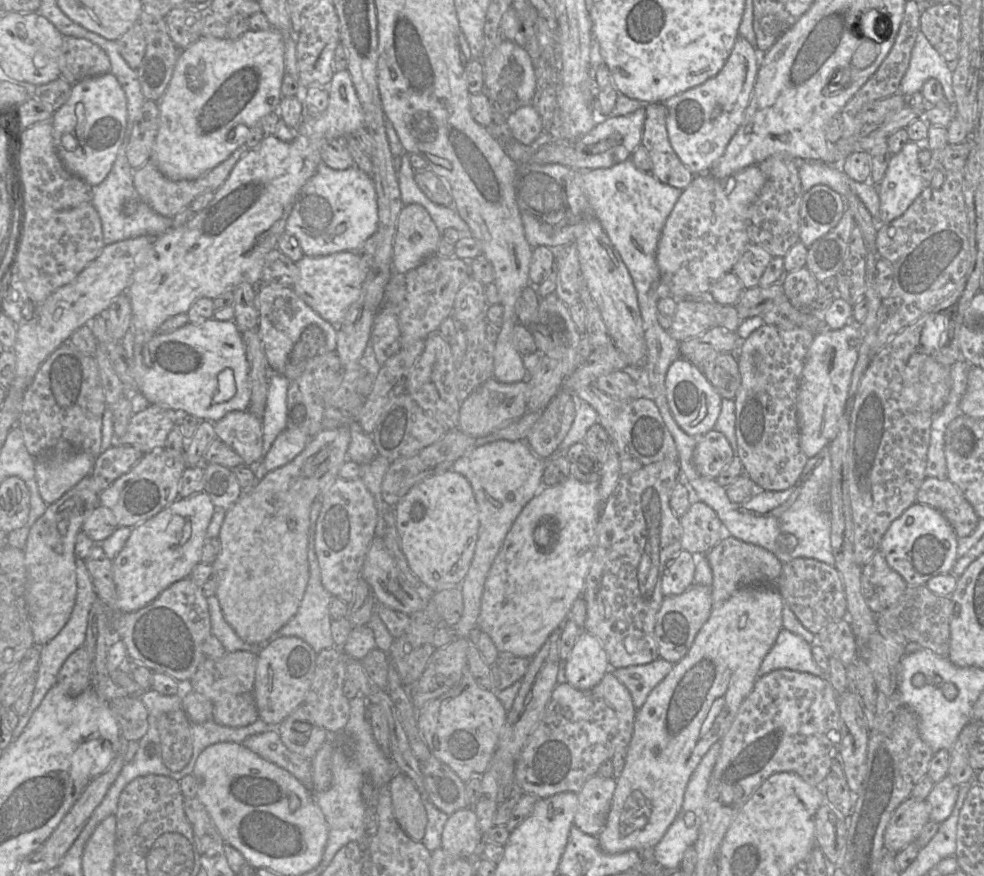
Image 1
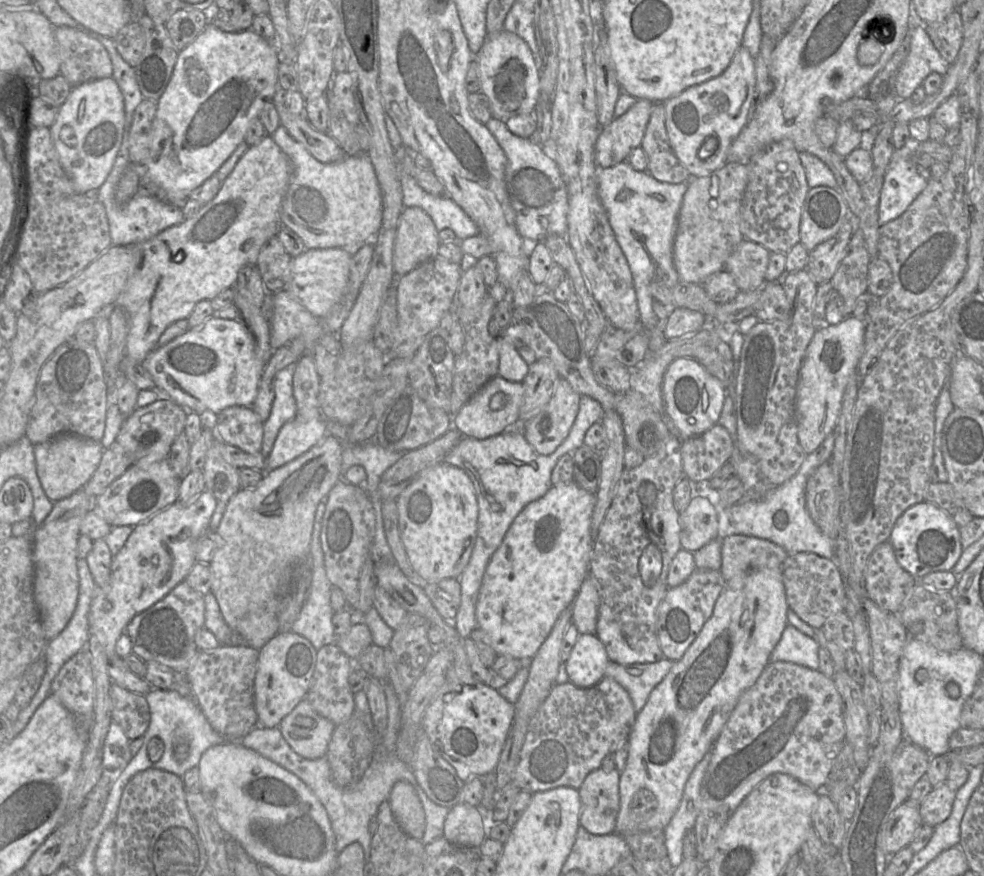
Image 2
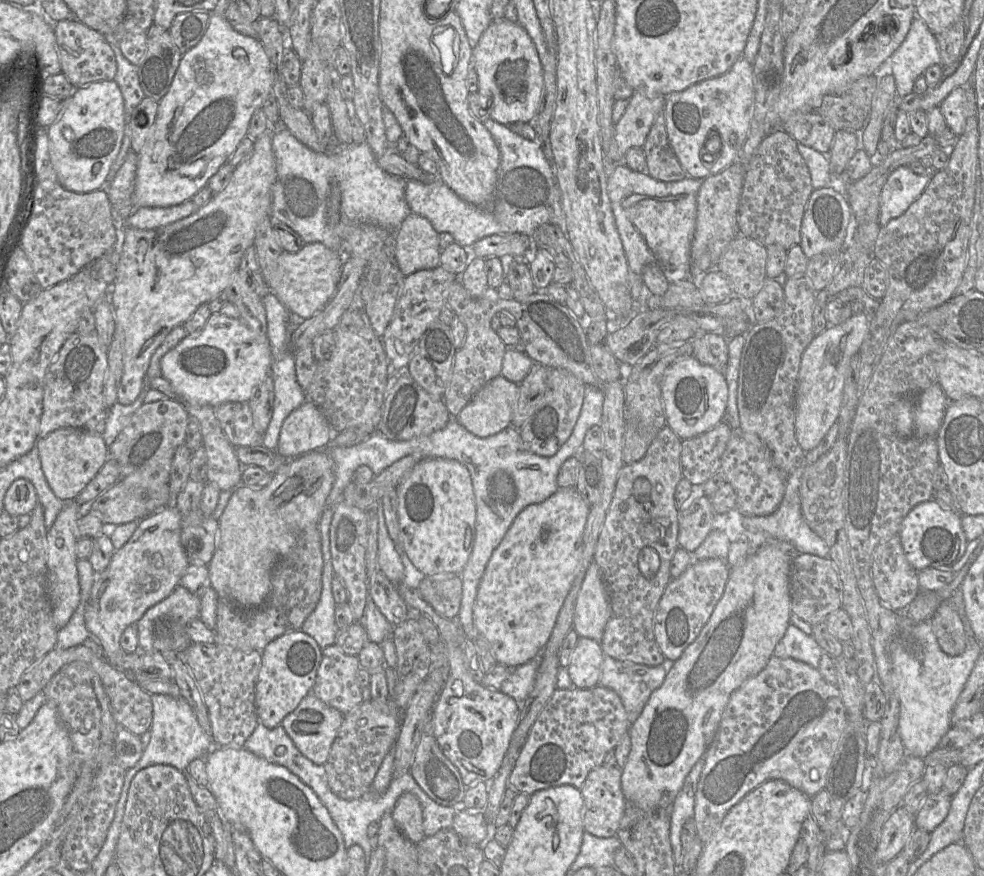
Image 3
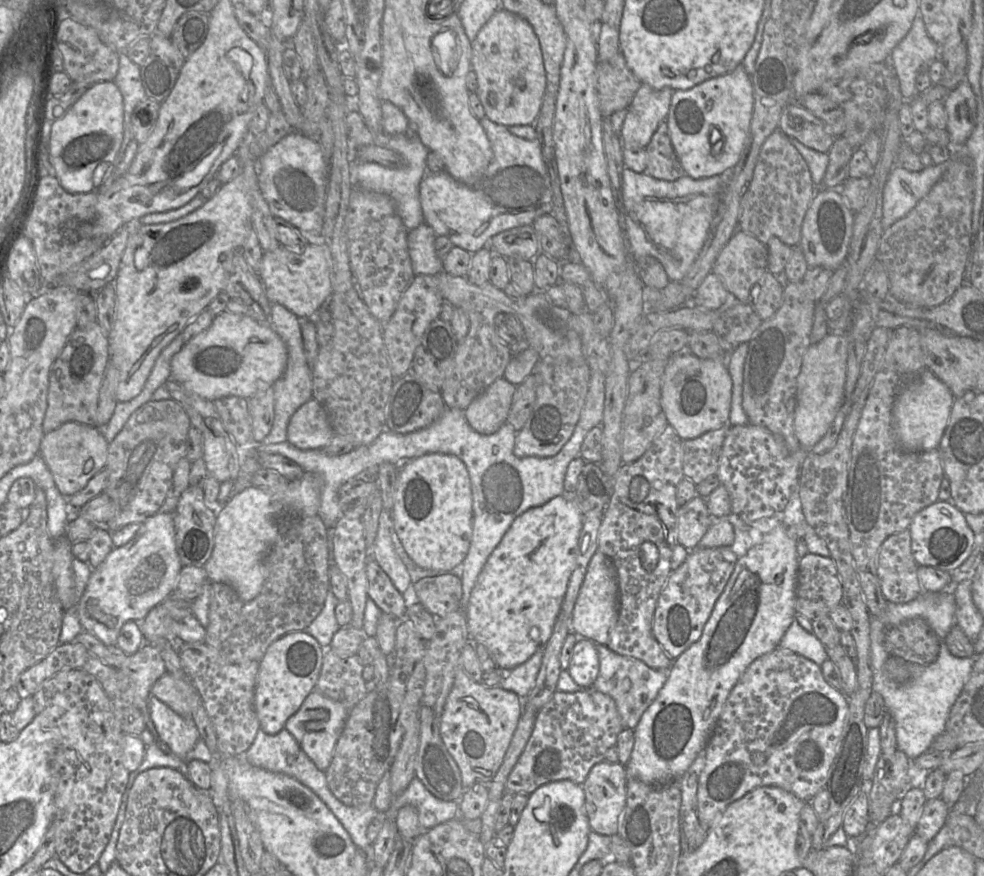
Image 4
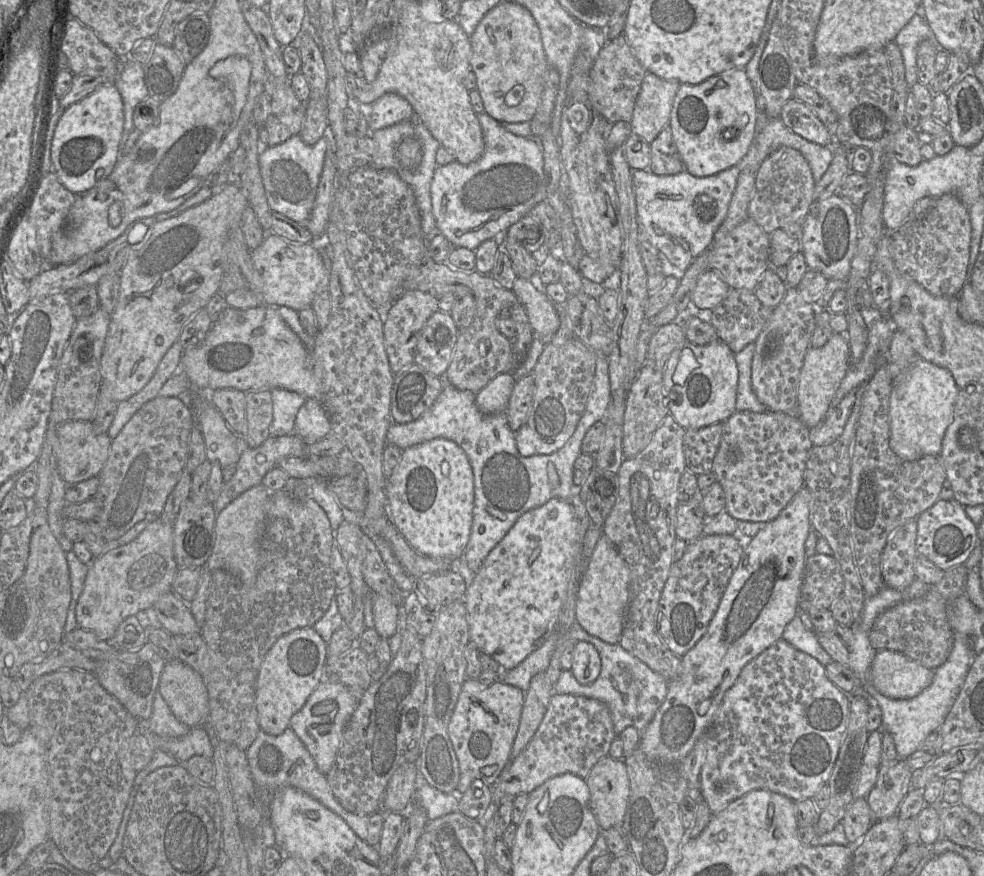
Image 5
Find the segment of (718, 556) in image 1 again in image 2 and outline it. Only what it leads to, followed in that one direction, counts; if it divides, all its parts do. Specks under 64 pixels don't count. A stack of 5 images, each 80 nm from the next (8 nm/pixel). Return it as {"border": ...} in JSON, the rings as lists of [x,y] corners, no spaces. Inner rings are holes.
{"border":[[[740,534],[730,535],[721,539],[721,558],[722,563],[720,572],[725,582],[728,582],[735,576],[745,573],[753,568],[763,567],[768,562],[768,558],[776,556],[781,563],[788,557],[788,553],[783,547],[774,544],[768,540],[745,536]]]}

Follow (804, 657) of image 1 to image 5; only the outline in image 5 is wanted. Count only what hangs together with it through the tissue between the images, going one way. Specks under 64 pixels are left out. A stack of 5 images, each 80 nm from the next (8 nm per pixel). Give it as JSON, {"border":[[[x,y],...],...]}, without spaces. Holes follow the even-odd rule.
{"border":[[[798,614],[785,627],[782,639],[796,649],[812,656],[823,666],[834,661],[820,645],[815,631],[807,629]]]}

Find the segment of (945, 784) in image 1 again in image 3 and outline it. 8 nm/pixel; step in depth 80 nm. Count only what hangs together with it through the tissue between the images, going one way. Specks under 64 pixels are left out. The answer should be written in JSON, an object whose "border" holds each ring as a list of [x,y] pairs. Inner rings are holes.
{"border":[[[944,788],[939,793],[928,794],[915,815],[916,829],[932,833],[947,817],[951,799]]]}

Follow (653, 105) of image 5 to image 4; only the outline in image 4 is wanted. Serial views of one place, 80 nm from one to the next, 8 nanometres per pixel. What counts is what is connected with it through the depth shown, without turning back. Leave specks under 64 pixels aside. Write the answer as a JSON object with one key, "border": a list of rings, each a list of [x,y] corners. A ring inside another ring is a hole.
{"border":[[[642,83],[627,109],[619,133],[624,147],[646,148],[661,122],[666,120],[674,90],[654,89]]]}

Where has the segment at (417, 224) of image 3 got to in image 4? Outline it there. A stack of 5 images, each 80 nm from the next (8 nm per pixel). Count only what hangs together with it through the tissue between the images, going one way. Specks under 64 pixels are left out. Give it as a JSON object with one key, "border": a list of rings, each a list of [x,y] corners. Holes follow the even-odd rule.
{"border":[[[426,222],[408,232],[408,251],[415,276],[436,275],[443,271],[442,260],[434,247],[435,238],[435,232]]]}

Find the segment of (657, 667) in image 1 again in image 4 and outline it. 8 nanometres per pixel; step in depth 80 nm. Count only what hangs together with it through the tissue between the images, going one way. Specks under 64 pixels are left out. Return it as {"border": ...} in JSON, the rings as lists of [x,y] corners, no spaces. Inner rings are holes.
{"border":[[[595,643],[595,646],[600,660],[600,670],[593,685],[587,689],[594,689],[609,695],[616,703],[623,727],[634,729],[643,713],[665,685],[668,671],[651,668],[633,657],[622,656],[606,645]]]}

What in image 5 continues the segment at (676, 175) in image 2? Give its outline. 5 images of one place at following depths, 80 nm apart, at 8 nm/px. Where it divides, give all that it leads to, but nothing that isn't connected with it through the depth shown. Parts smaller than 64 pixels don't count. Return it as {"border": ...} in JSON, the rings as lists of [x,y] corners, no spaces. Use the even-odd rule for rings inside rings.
{"border":[[[667,125],[650,144],[651,162],[648,170],[656,175],[675,175],[684,170],[684,164]]]}

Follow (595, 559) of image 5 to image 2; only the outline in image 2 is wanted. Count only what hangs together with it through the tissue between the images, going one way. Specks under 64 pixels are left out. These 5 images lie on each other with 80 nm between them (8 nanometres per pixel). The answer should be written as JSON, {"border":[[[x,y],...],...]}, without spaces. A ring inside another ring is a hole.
{"border":[[[587,576],[571,604],[571,620],[580,634],[596,634],[599,604],[595,582]]]}

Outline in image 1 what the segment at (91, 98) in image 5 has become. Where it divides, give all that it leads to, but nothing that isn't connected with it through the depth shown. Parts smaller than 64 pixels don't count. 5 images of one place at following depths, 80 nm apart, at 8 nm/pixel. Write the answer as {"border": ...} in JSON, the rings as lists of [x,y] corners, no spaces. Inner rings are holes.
{"border":[[[108,72],[72,84],[68,100],[54,112],[52,117],[54,147],[64,167],[90,186],[99,185],[110,172],[116,159],[118,149],[123,141],[126,119],[126,96],[117,78],[112,73]],[[64,134],[71,134],[75,137],[76,147],[74,151],[71,152],[64,147],[62,143]]]}

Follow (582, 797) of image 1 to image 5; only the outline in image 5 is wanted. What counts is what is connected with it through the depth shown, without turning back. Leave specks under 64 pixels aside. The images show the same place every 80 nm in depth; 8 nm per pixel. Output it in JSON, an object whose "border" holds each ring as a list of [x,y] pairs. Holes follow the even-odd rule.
{"border":[[[601,758],[585,778],[589,788],[589,808],[600,829],[620,825],[630,794],[630,783],[623,759]]]}

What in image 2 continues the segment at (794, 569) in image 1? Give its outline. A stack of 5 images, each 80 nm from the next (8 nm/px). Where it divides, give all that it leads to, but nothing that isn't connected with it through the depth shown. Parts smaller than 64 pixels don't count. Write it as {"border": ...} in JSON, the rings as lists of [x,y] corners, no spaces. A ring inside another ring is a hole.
{"border":[[[815,553],[789,554],[782,563],[782,574],[789,609],[813,629],[822,628],[831,616],[844,612],[846,586],[835,560]]]}

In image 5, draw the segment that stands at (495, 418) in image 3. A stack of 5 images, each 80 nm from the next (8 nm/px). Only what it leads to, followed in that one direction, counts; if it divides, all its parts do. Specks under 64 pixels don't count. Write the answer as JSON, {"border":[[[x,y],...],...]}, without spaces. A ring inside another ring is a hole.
{"border":[[[502,373],[476,394],[476,405],[485,415],[506,413],[515,377],[512,373]]]}

